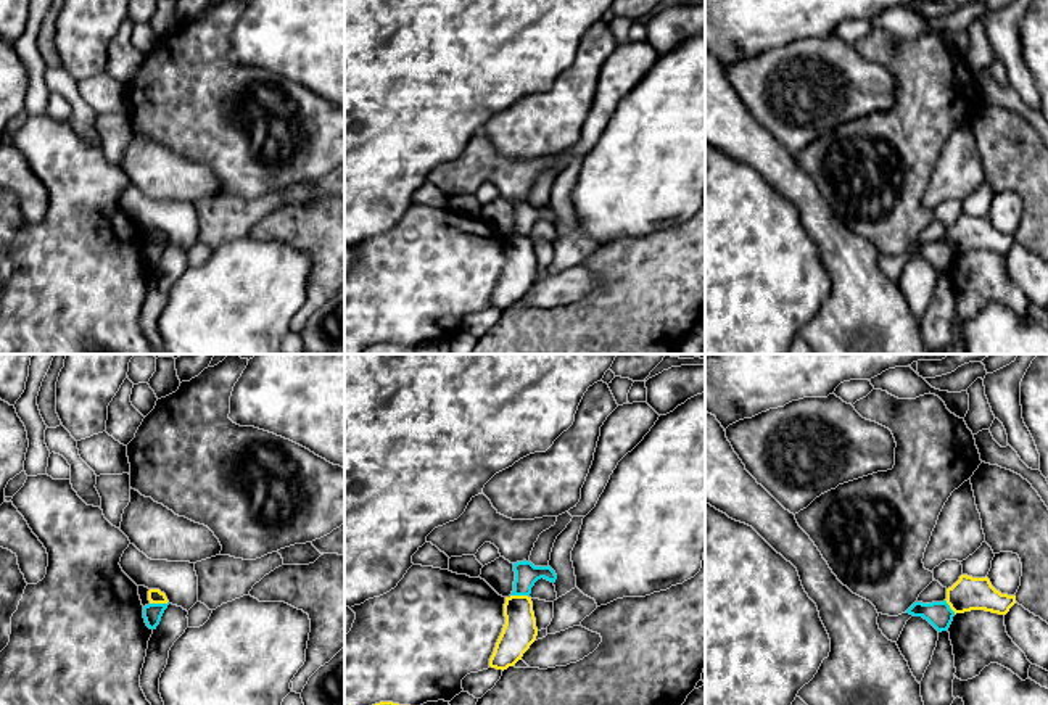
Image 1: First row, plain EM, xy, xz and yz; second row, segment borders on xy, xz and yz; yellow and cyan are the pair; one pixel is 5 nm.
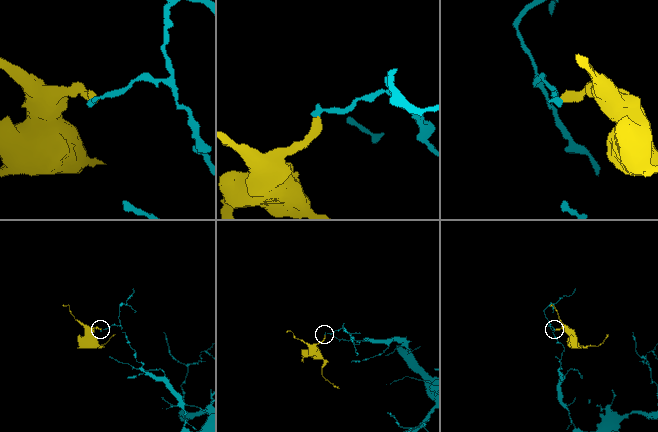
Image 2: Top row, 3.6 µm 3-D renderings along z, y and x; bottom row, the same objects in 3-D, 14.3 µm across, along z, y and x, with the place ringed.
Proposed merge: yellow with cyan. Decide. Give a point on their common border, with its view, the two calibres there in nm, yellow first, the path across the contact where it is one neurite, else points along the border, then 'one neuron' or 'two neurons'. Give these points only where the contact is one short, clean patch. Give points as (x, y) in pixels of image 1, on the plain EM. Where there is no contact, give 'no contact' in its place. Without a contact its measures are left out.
meets yellow in xy at (158, 242); 80 nm thick on the yellow side, 90 nm on the other; border along xy (168, 240), (150, 243); two neurons

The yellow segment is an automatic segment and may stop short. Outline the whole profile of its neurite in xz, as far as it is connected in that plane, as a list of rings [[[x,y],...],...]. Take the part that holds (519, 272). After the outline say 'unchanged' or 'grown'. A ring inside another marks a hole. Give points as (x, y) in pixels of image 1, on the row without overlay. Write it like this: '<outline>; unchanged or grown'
[[[505,237],[504,256],[505,264],[489,298],[489,306],[502,311],[522,299],[538,275],[531,237]]]; unchanged

